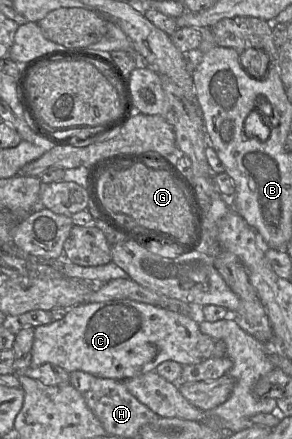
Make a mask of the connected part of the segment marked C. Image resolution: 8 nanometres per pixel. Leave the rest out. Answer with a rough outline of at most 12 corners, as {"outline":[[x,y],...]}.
{"outline":[[80,303],[34,327],[30,366],[122,381],[218,341],[196,313]]}

